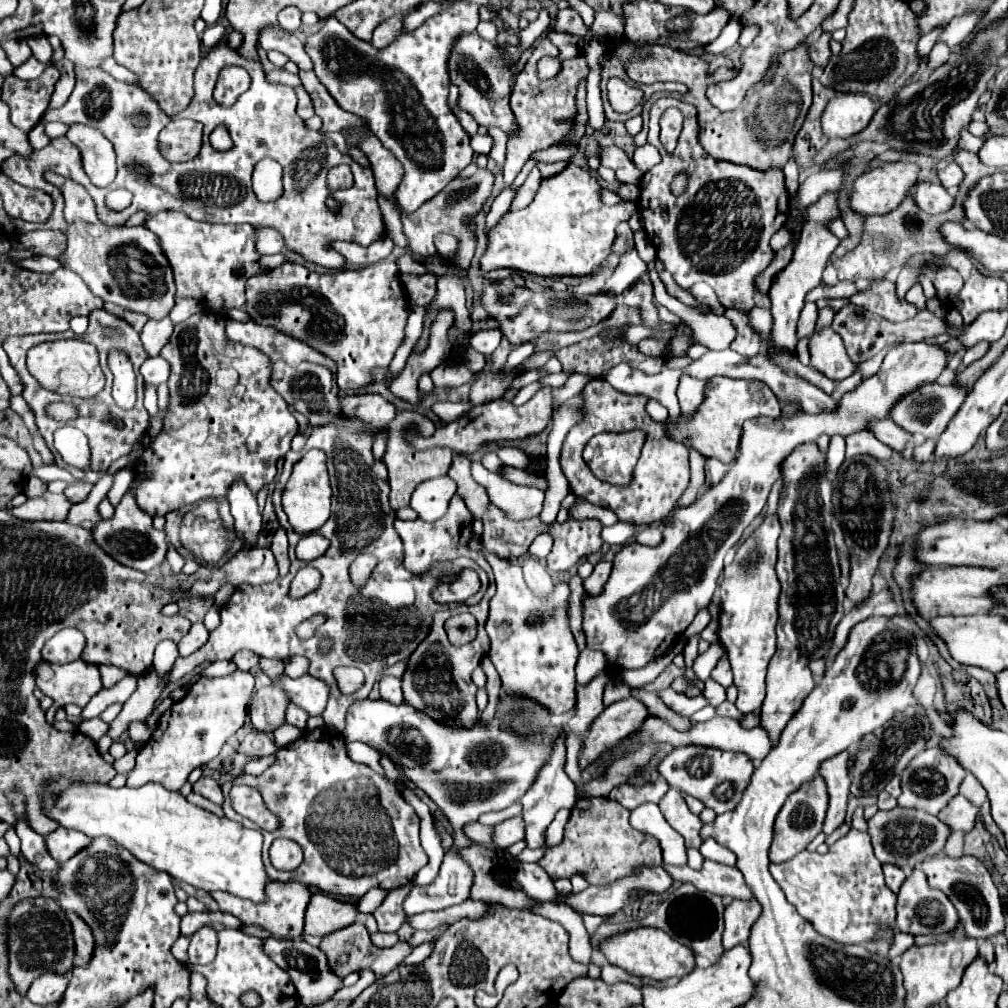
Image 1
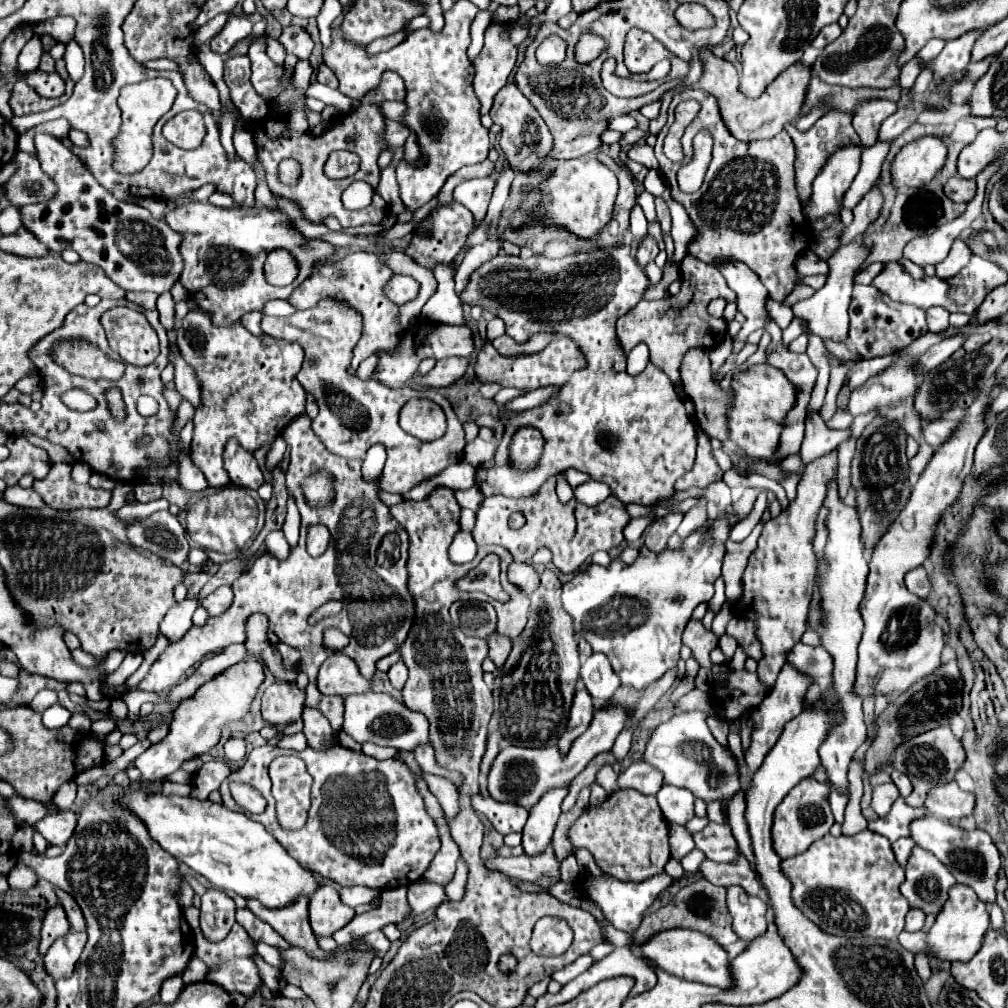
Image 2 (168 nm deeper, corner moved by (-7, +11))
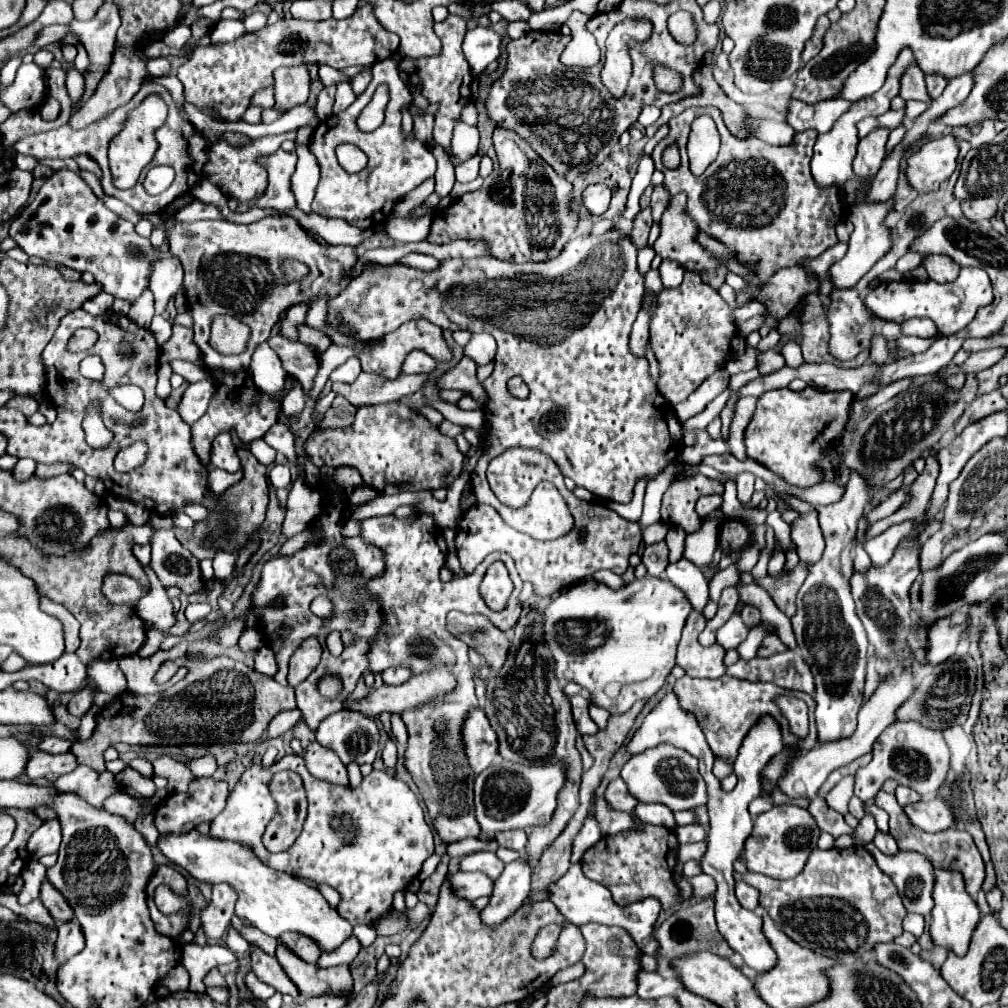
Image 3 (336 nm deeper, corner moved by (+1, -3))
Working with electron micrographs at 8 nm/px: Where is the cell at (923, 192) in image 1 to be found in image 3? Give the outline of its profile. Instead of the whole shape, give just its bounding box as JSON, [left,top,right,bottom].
[962,197,996,221]

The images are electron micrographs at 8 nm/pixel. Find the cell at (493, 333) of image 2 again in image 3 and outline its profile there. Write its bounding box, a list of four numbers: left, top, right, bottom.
[464,333,496,365]

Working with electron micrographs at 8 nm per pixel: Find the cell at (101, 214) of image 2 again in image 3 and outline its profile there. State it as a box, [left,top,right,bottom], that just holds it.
[10,169,160,303]

